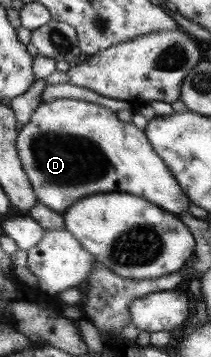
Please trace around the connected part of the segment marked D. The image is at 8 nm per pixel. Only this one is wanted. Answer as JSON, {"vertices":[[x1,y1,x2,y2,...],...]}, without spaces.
{"vertices":[[69,98,42,101,18,135,18,150,38,201,64,214,80,198,108,192,140,196,179,215,194,204,163,158,154,153,147,133,120,121,97,103]]}

